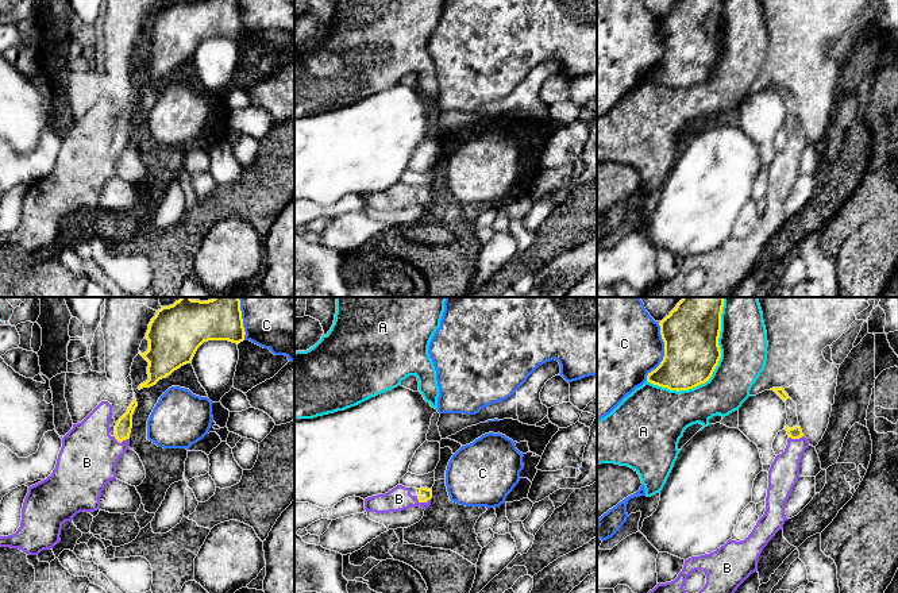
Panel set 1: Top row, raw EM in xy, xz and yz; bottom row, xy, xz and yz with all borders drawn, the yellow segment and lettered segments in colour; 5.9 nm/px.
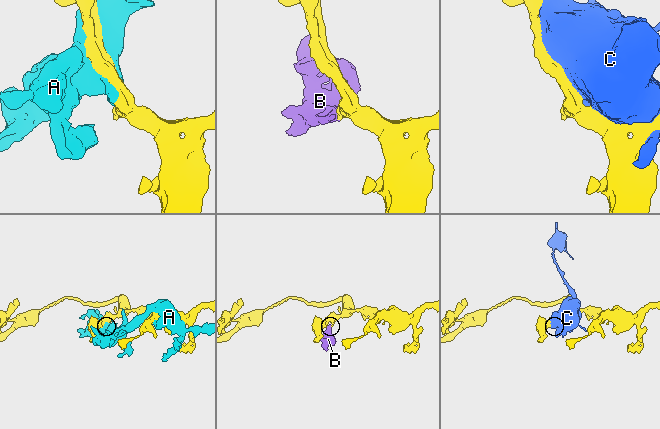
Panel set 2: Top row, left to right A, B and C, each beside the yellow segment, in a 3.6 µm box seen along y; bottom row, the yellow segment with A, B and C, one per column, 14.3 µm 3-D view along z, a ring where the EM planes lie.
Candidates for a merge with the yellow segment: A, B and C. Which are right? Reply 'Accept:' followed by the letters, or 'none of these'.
Accept: B

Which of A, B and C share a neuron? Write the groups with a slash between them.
A / B / C

